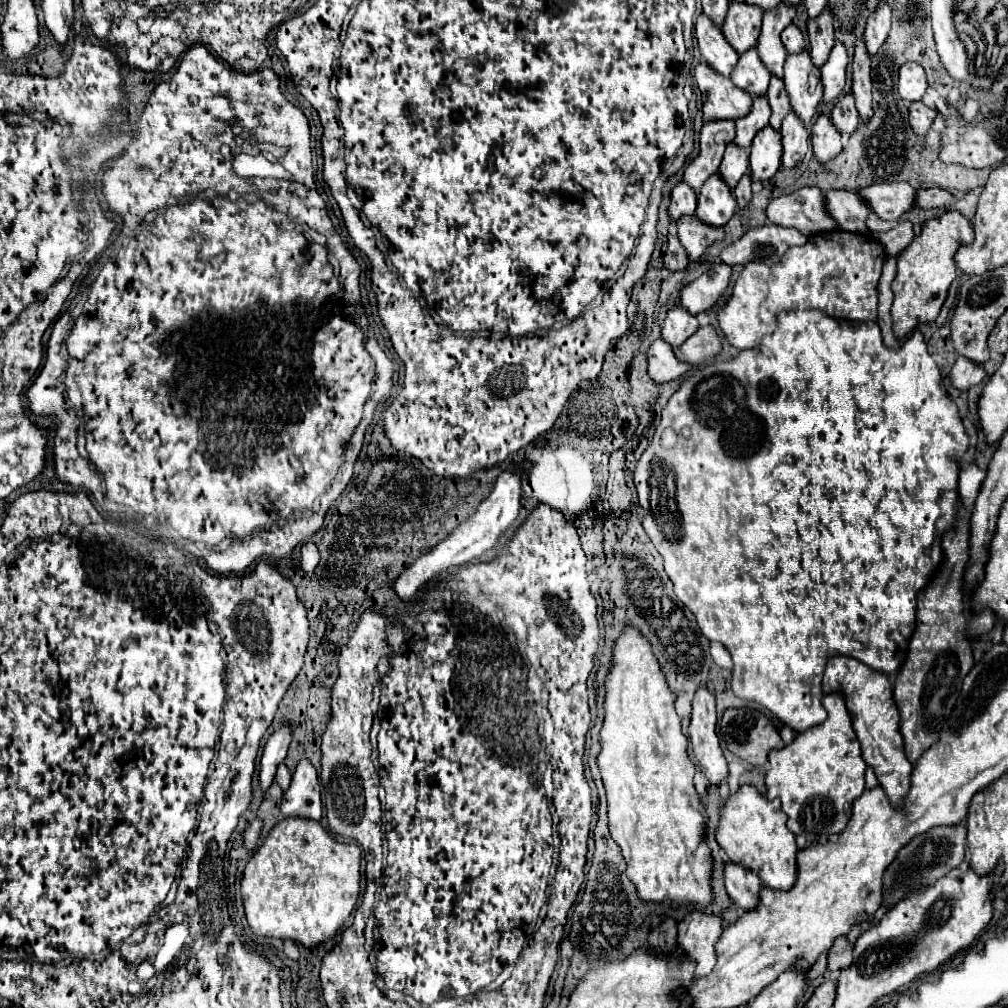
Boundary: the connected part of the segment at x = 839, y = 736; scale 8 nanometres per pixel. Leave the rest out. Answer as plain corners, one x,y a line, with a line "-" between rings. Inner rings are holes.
826,695
822,699
828,719
816,727
806,729
804,733
796,735
794,741
778,751
770,751
768,755
768,773
766,773
766,787
768,799
782,799
782,811
788,815
788,829
798,837
806,837
808,843
818,843
822,837
828,839
830,835
840,833
850,817
852,817
852,801
862,795
864,791
864,771
866,763
862,759
860,743
852,729
852,719
842,703
842,695

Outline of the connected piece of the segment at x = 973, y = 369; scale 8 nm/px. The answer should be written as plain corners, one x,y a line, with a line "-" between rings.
958,357
958,361
954,363
952,371
950,371
950,381
956,389
970,389
972,385
980,385
986,379
986,371
982,365
970,363
970,359

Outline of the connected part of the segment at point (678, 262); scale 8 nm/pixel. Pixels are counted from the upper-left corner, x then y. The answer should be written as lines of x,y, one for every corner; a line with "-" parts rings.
674,231
668,235
668,249
664,253
664,267
668,271
684,271
688,267
688,255
682,249
682,245
678,243
678,237

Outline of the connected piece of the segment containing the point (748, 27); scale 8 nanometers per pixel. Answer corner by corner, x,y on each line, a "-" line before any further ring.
730,3
726,23
722,25
722,33
726,41
732,43
738,55
750,51
758,43
762,25
762,11
758,7
746,7
746,3

